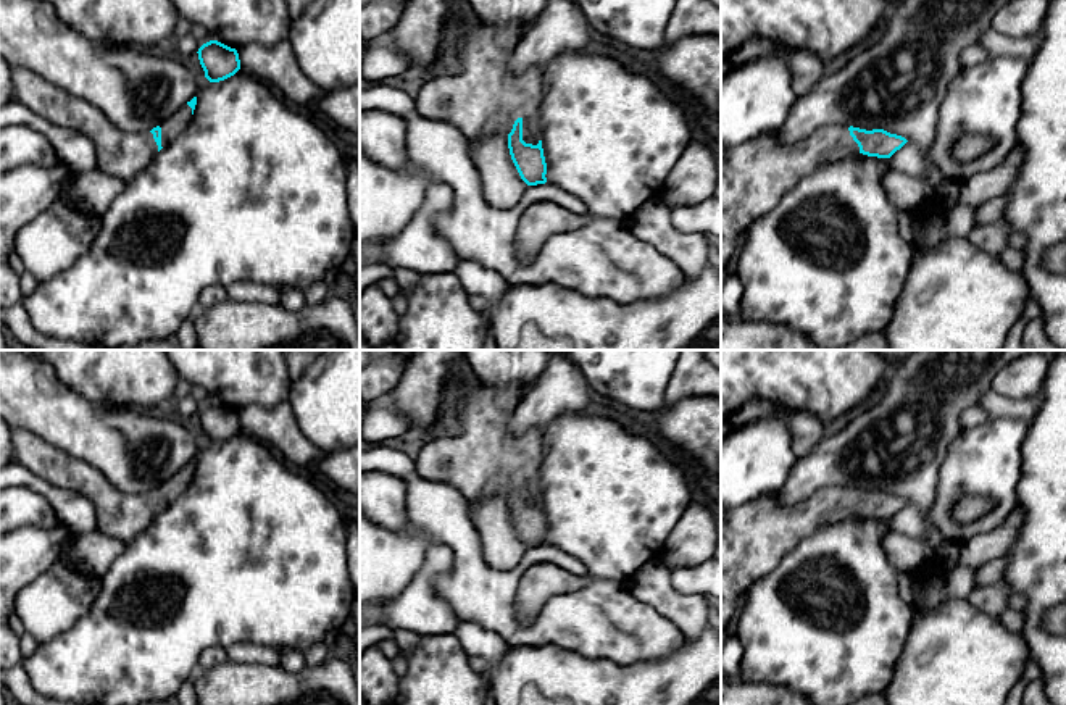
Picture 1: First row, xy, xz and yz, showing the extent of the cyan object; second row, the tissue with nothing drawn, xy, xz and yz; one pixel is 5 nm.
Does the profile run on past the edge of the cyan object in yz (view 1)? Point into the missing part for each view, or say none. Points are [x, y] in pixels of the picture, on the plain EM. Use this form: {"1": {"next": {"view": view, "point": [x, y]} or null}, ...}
{"1": {"next": {"view": "yz", "point": [755, 536]}}}

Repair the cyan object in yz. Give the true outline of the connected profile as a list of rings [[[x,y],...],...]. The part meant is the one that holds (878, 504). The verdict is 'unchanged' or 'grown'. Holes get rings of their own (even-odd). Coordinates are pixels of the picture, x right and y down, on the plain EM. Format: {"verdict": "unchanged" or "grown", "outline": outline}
{"verdict": "grown", "outline": [[[826,487],[795,505],[782,505],[774,494],[760,495],[737,508],[721,507],[721,632],[747,590],[772,571],[797,544],[824,524],[868,516],[890,519],[908,502],[884,490]]]}

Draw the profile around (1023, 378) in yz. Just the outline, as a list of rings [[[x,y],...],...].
[[[1029,353],[1013,360],[995,374],[992,390],[1008,398],[1039,397],[1048,365],[1050,358],[1043,353]]]

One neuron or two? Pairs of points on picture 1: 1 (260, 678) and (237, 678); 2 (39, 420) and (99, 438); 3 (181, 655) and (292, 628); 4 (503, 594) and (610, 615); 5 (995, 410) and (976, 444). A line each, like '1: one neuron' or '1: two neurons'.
1: one neuron
2: one neuron
3: one neuron
4: one neuron
5: two neurons

